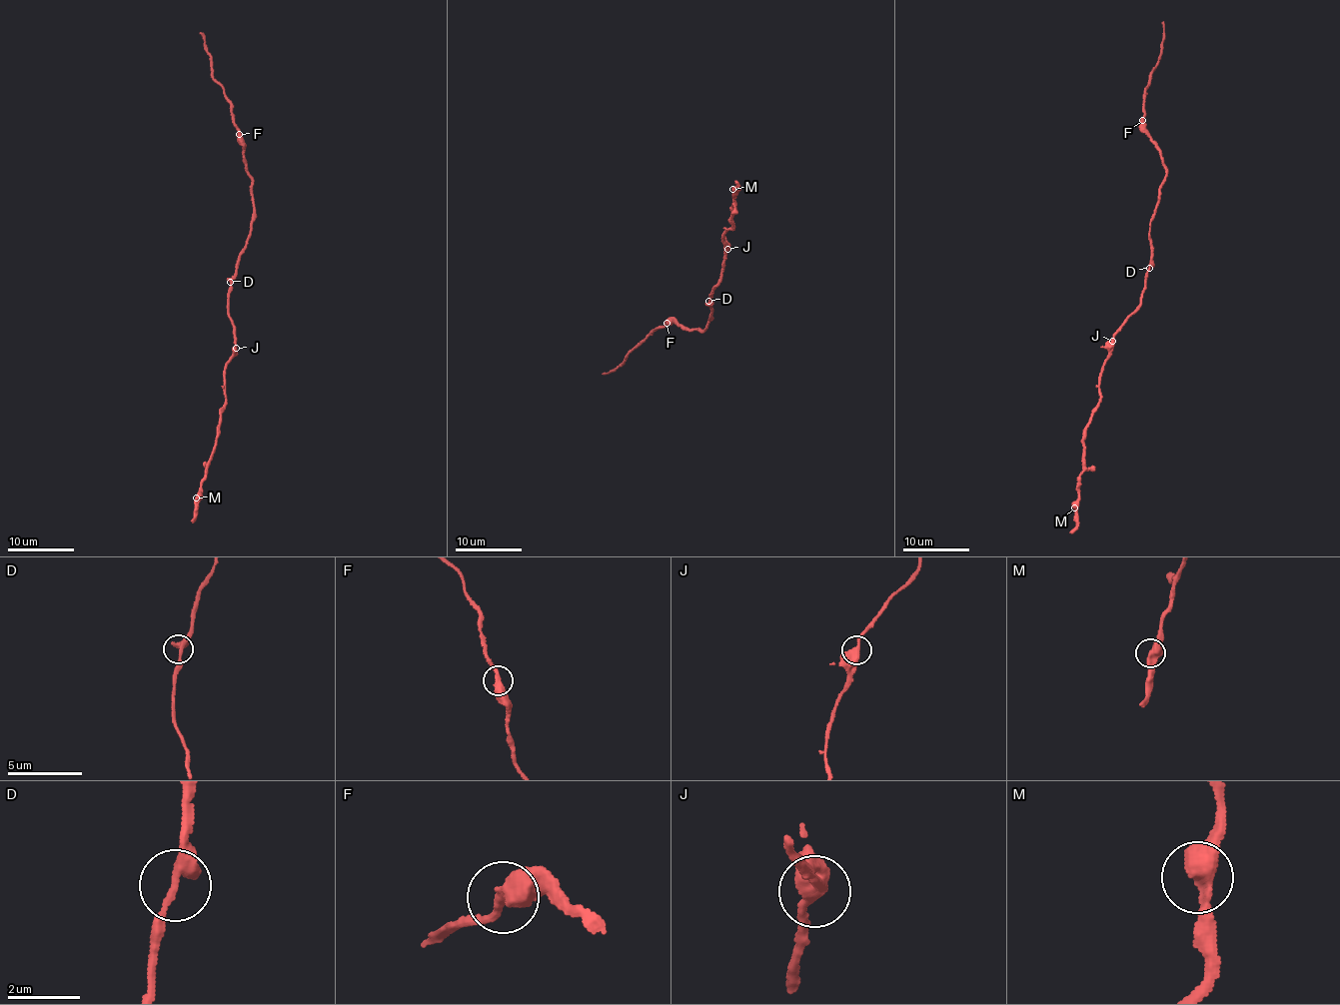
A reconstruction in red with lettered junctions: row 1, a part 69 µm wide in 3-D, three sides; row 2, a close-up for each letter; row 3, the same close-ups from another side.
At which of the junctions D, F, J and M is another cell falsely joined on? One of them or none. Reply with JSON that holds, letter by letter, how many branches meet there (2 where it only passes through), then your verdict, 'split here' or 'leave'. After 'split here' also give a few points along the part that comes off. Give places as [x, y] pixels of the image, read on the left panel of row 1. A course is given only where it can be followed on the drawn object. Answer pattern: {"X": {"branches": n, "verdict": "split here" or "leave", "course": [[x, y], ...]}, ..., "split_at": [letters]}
{"D": {"branches": 2, "verdict": "leave"}, "F": {"branches": 2, "verdict": "leave"}, "J": {"branches": 2, "verdict": "leave"}, "M": {"branches": 2, "verdict": "leave"}, "split_at": []}

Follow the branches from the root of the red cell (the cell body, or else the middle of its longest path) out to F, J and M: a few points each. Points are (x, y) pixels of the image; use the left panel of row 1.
F: (232, 283), (236, 261), (249, 234), (254, 210), (252, 178), (240, 134)
J: (232, 283), (228, 302), (236, 348)
M: (232, 283), (228, 302), (235, 352), (225, 370), (226, 405), (215, 450), (208, 464), (202, 493), (196, 498)

